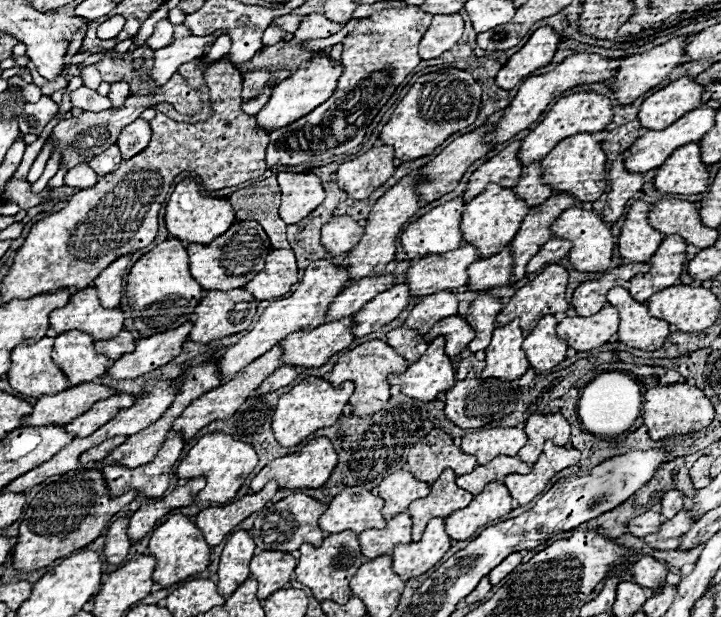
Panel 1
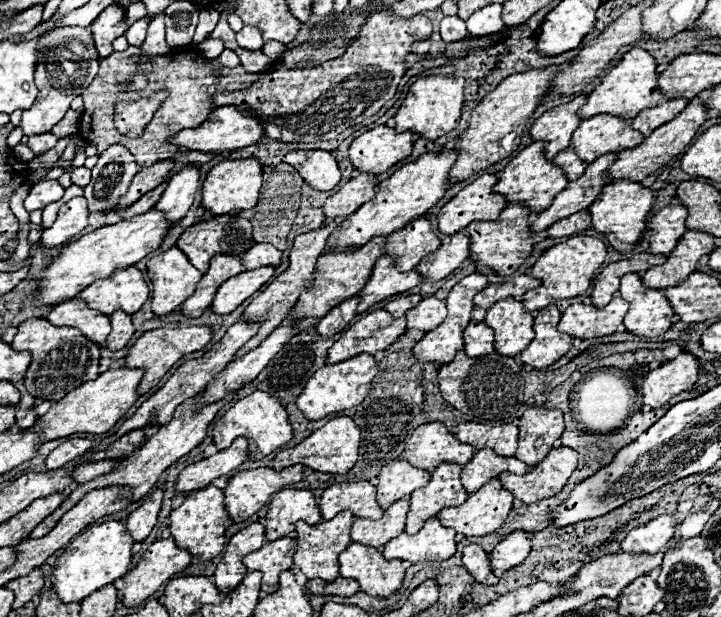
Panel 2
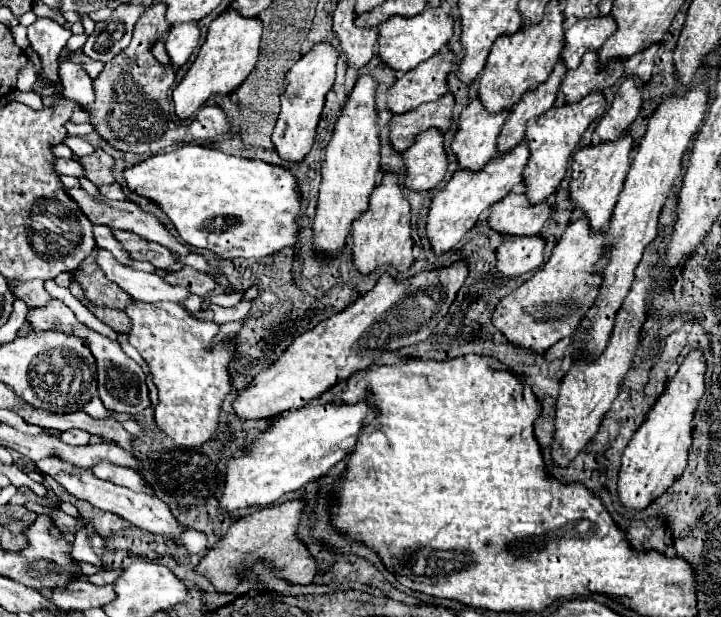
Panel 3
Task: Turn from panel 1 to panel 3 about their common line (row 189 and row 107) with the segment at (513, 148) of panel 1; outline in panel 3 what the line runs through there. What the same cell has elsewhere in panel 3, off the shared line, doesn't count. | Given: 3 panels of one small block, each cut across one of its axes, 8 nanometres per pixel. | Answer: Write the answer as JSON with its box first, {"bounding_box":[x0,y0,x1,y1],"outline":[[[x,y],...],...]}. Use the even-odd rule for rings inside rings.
{"bounding_box":[452,98,510,170],"outline":[[[478,98],[468,104],[468,108],[460,114],[458,132],[452,142],[452,150],[460,168],[480,170],[498,154],[498,132],[502,130],[502,124],[508,120],[508,116],[510,112],[486,112]]]}

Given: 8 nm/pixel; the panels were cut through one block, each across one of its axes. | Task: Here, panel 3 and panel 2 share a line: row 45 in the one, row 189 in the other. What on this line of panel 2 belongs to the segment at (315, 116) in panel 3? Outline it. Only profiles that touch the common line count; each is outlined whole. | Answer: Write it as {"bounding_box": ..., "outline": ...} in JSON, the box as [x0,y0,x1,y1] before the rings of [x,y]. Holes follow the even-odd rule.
{"bounding_box":[284,150,342,190],"outline":[[[292,150],[284,156],[284,162],[294,166],[304,182],[318,190],[332,190],[342,178],[342,170],[328,150]]]}

